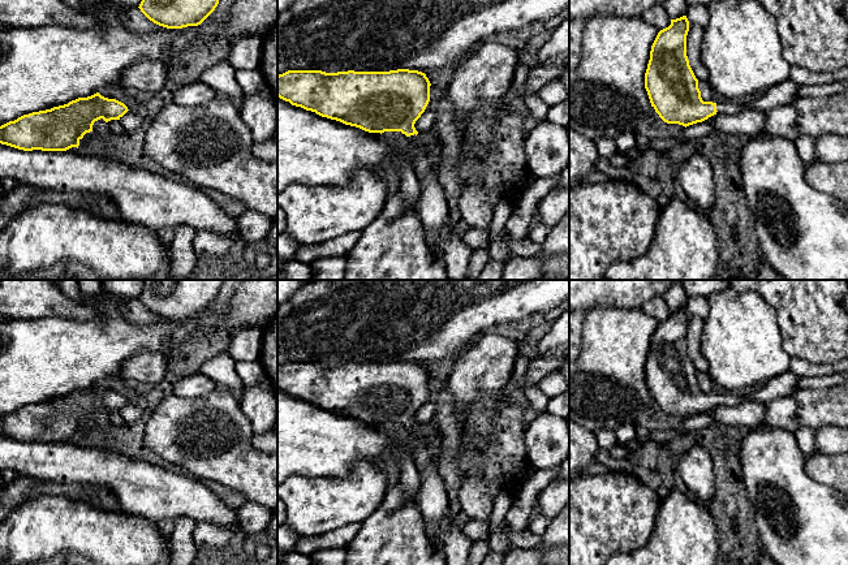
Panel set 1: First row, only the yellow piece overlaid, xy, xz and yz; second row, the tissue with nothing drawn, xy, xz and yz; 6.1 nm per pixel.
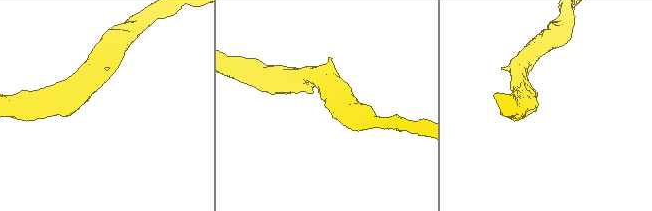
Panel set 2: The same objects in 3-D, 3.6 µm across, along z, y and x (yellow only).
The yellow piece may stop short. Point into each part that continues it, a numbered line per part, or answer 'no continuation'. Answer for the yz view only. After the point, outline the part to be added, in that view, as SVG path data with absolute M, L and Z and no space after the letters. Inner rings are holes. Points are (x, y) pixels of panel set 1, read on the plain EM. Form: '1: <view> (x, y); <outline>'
1: yz (728, 399); M711 392L711 393L716 396L716 402L718 402L716 406L722 405L737 406L748 401L744 393L732 393L732 392L726 392L726 393Z

